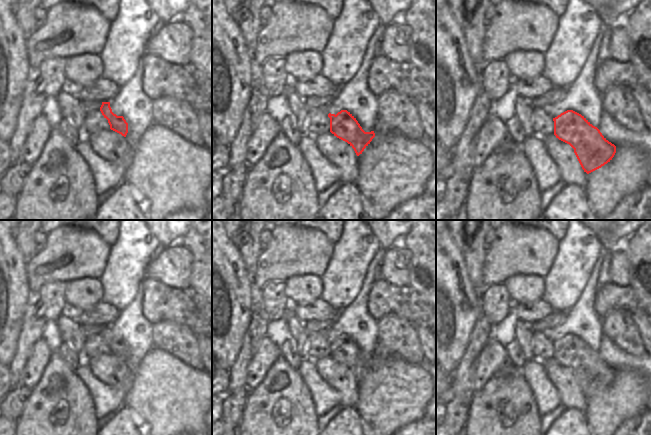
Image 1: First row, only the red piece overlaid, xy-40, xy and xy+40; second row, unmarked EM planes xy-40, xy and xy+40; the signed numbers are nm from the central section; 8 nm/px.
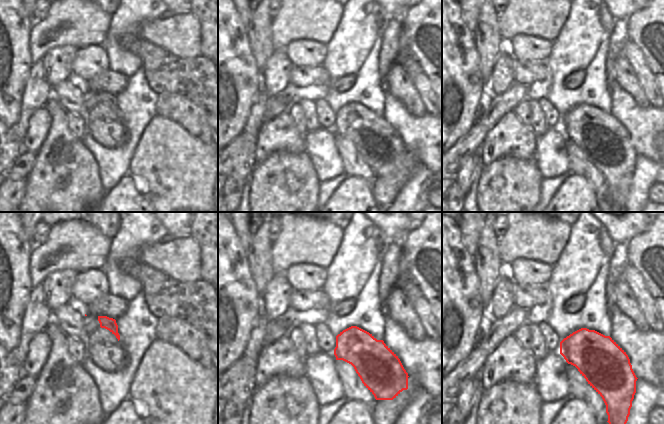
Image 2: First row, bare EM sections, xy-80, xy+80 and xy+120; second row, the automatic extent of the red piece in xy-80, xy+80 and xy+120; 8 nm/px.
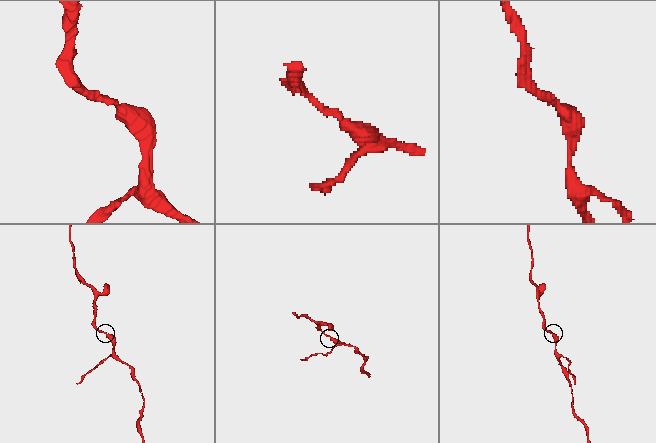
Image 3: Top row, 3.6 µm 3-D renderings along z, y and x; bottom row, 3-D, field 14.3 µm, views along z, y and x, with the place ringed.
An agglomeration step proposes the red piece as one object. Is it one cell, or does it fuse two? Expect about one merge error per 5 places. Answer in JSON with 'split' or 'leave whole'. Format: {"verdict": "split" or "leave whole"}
{"verdict": "leave whole"}

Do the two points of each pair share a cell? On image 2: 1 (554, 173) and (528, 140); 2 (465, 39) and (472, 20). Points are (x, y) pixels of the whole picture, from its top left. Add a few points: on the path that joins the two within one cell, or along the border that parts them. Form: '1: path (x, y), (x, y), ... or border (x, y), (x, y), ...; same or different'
1: border (538, 136), (533, 159); different
2: border (460, 10), (461, 16), (472, 34); different

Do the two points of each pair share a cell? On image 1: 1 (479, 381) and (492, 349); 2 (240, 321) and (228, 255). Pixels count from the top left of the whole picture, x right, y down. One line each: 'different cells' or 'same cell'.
1: same cell
2: same cell

